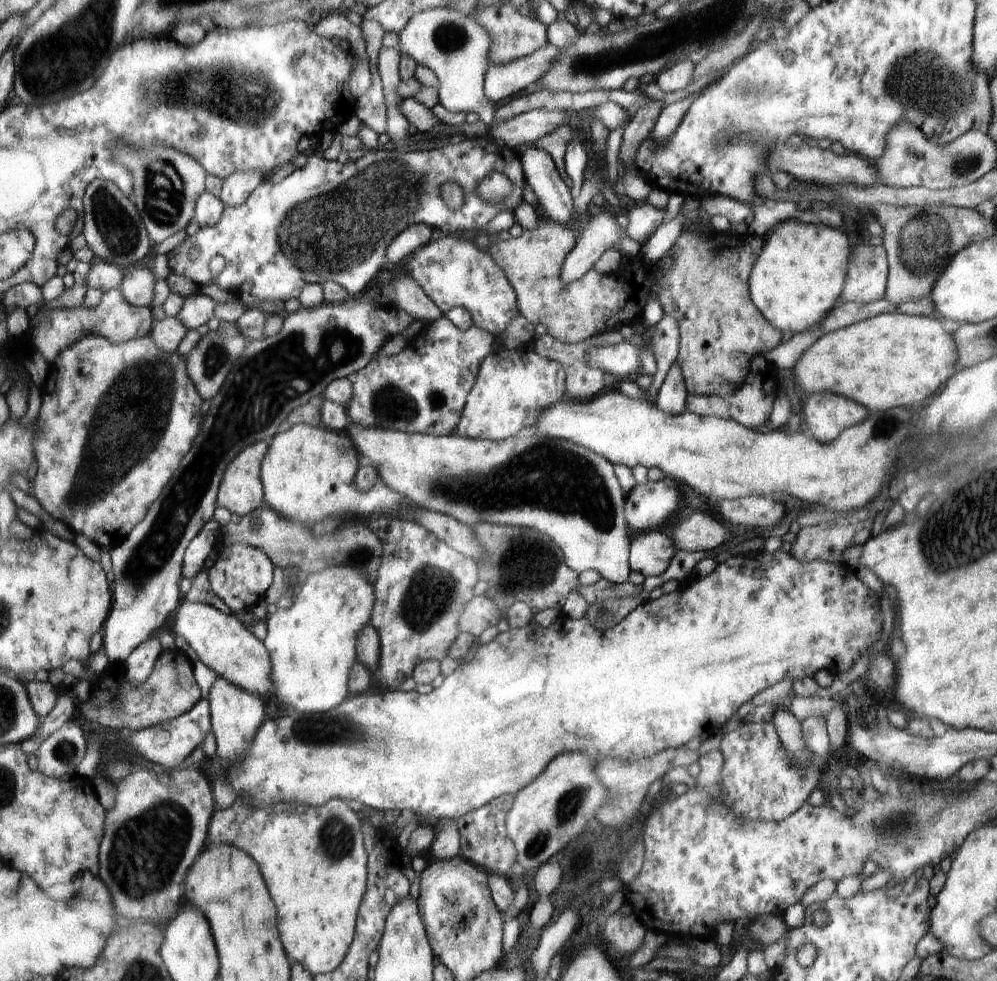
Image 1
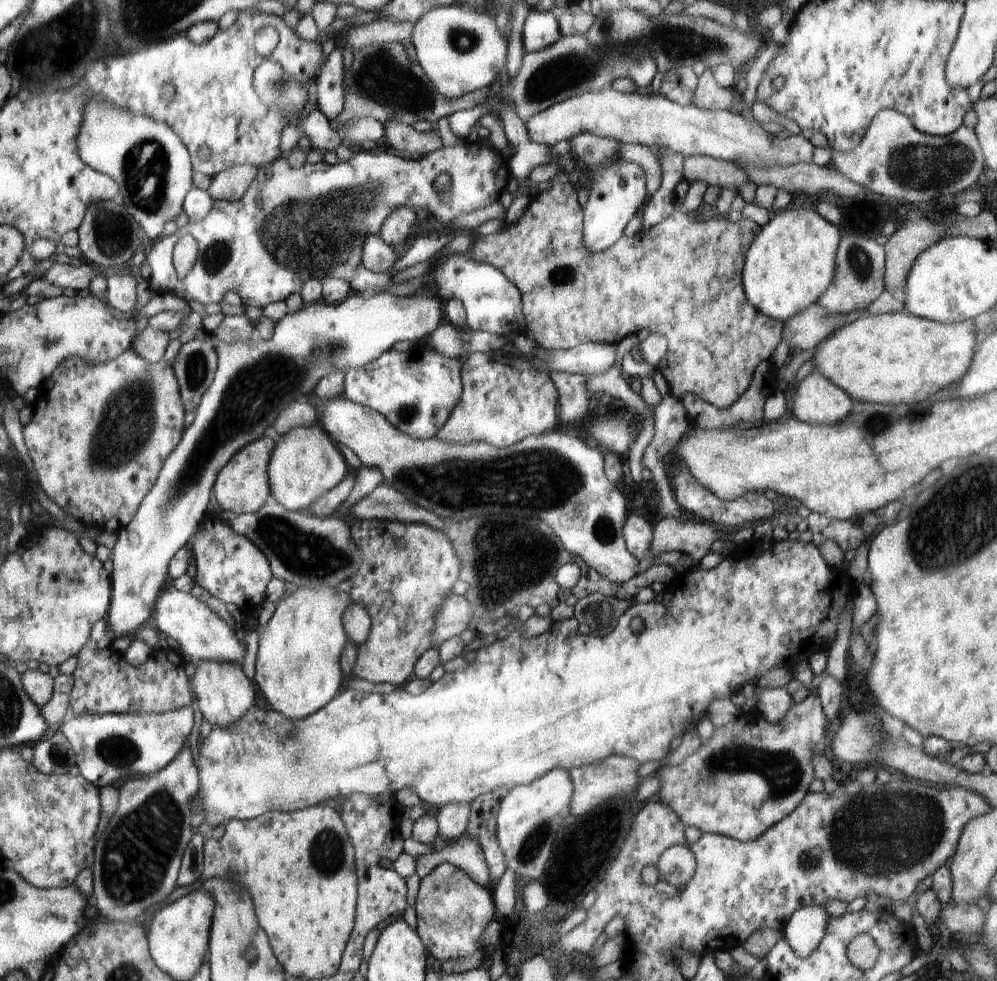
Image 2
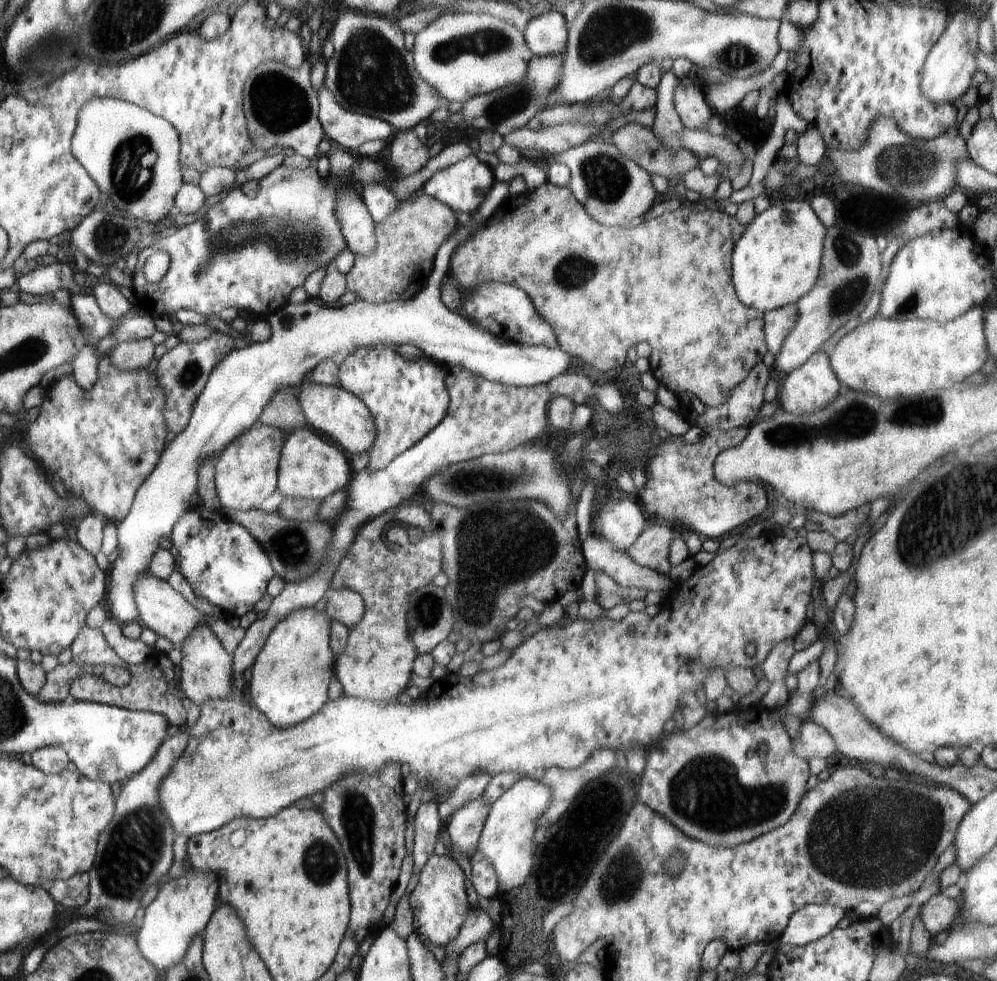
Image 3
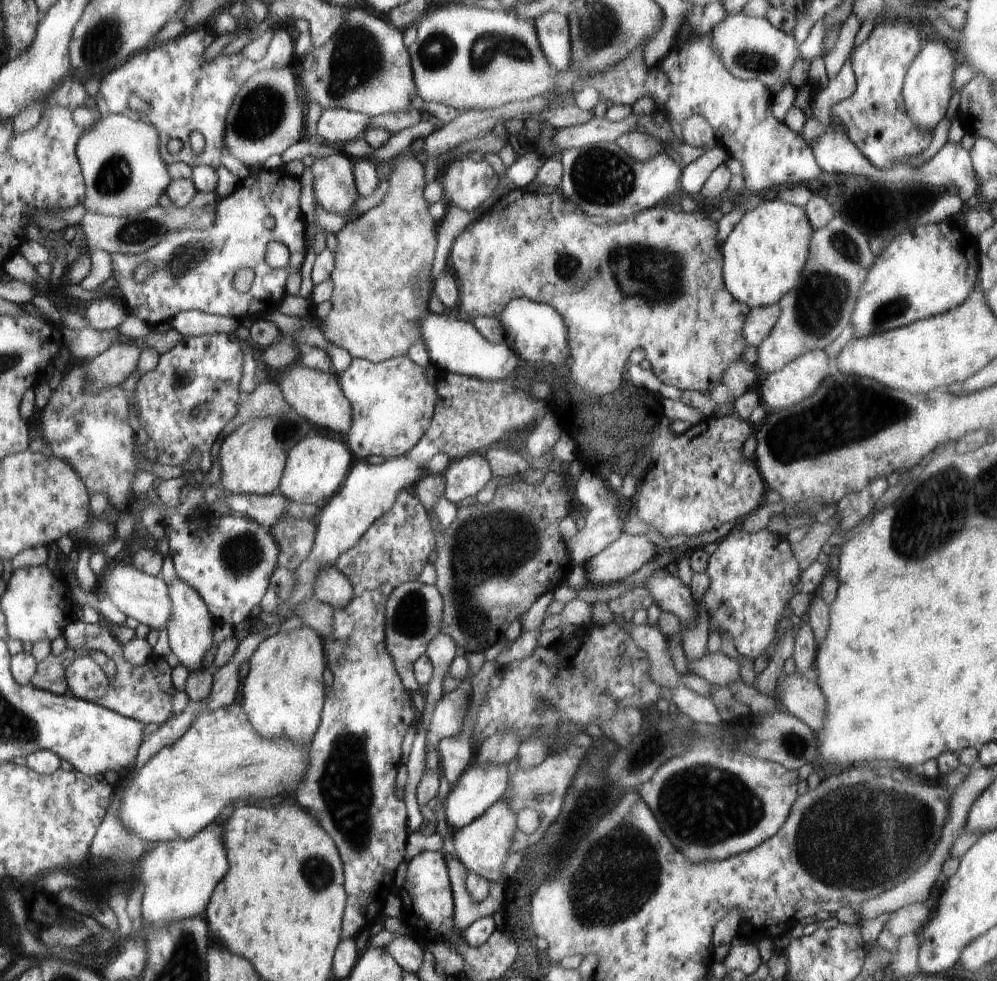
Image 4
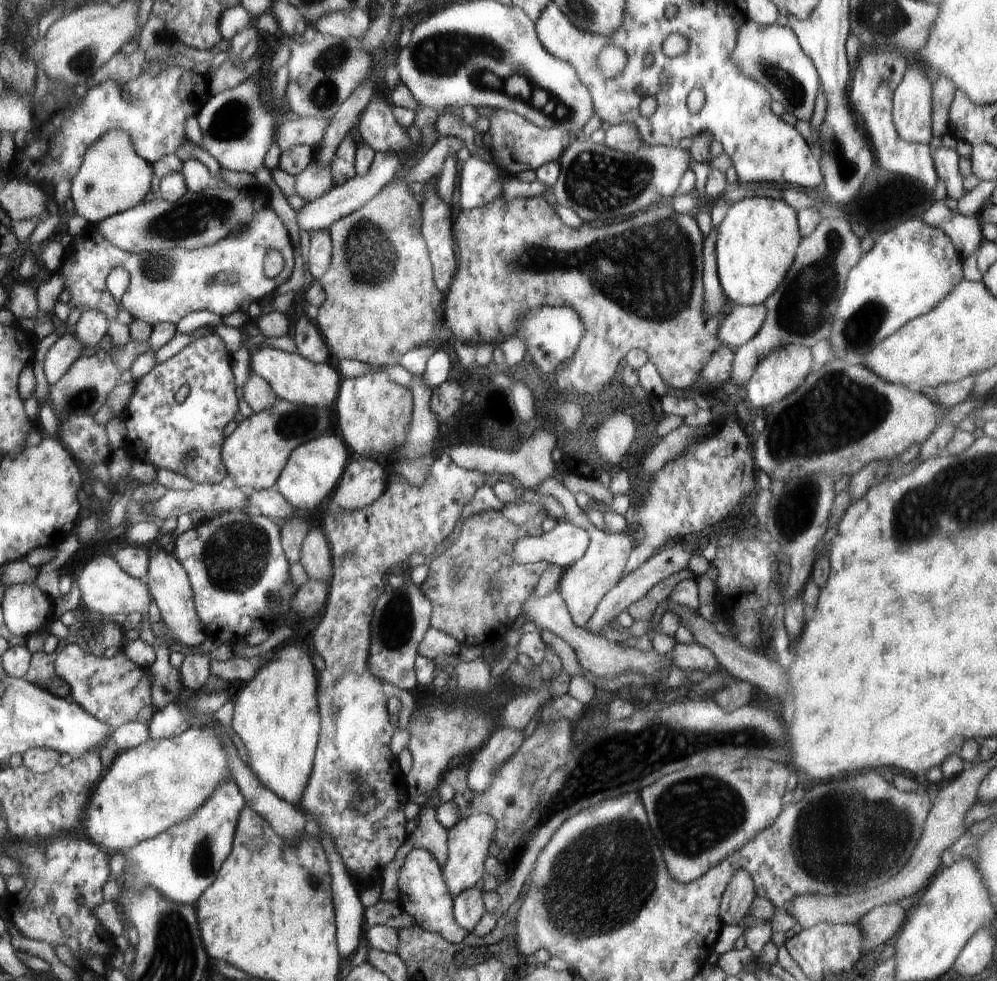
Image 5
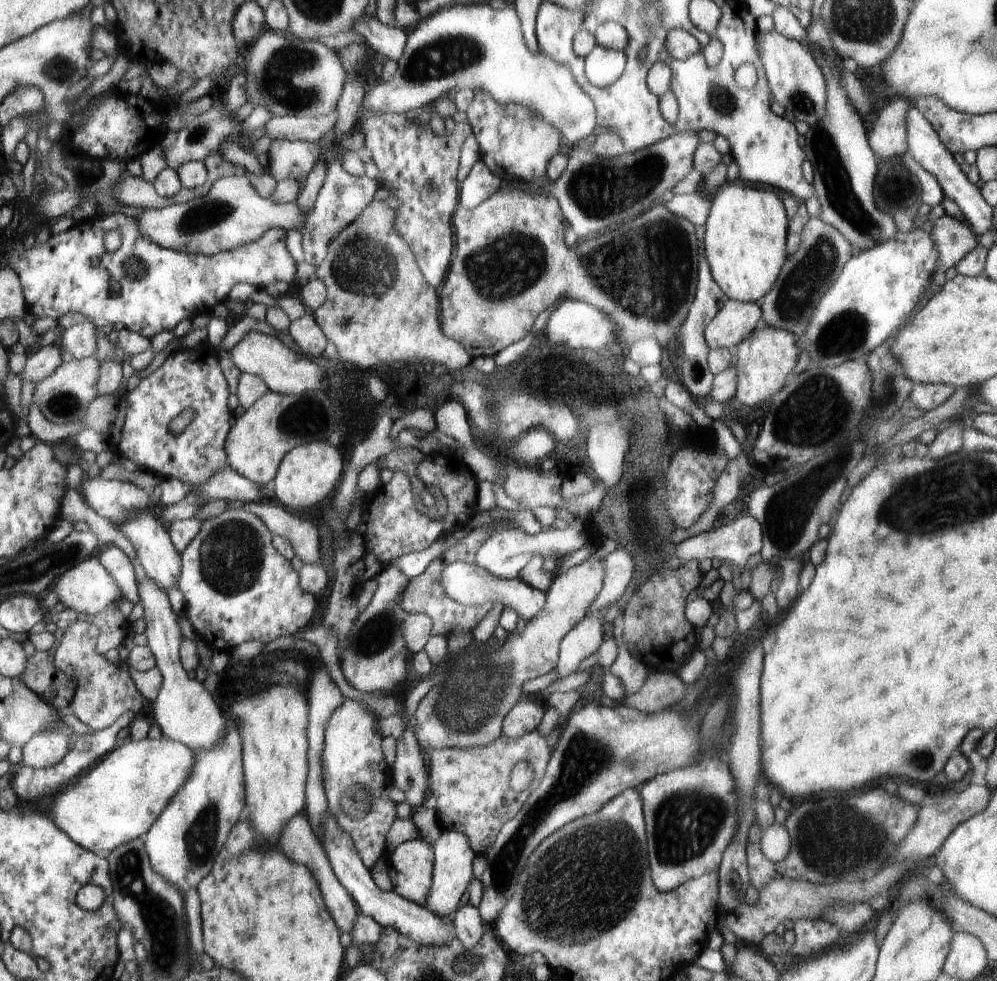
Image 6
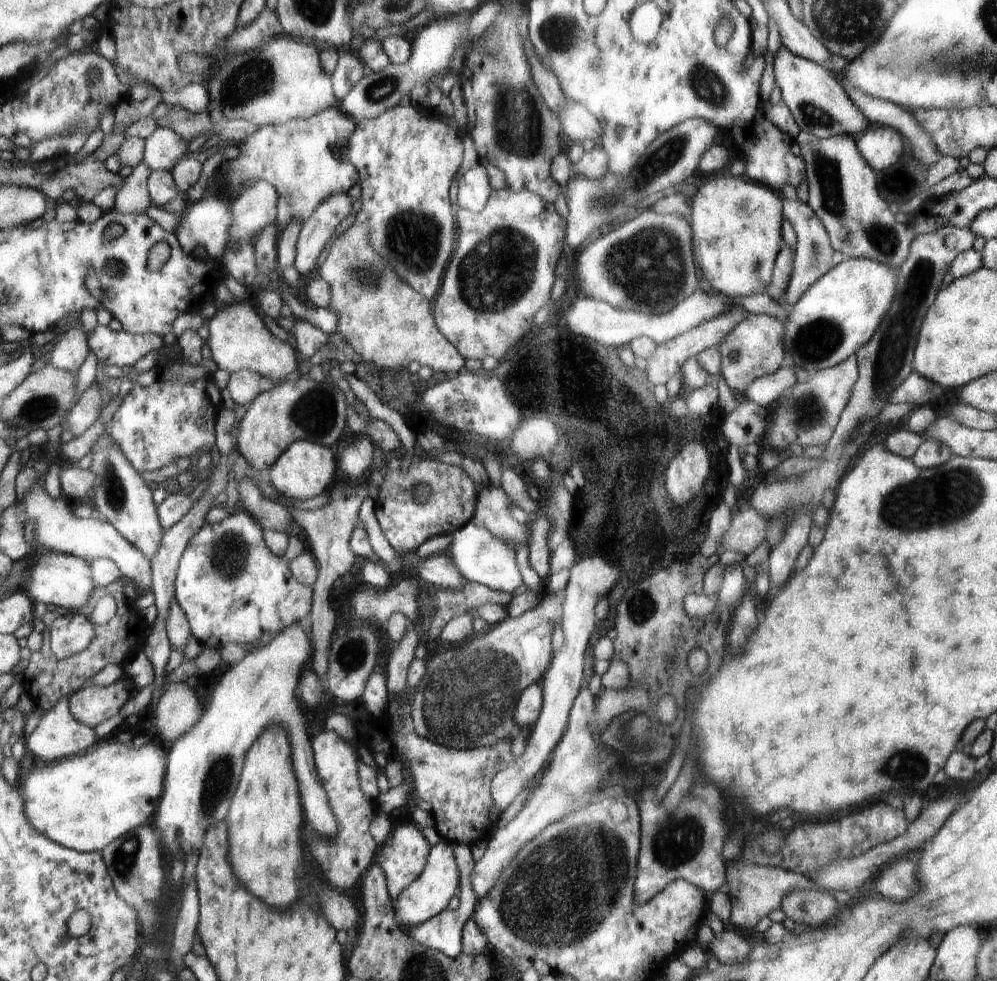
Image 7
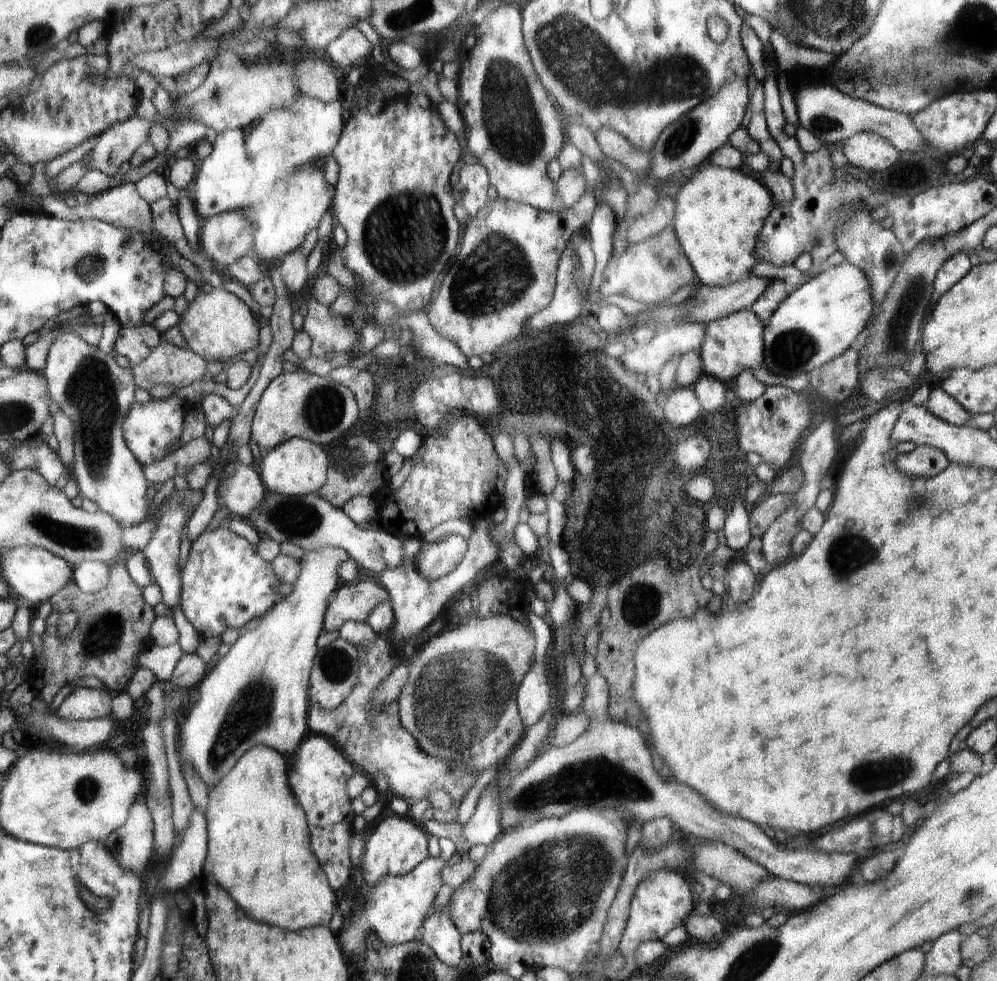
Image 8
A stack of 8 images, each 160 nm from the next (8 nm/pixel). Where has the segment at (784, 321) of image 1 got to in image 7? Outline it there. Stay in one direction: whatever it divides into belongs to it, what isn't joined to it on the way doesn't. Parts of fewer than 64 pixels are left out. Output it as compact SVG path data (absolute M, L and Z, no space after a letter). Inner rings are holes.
M726 175L710 176L708 182L701 186L691 200L691 218L693 232L693 250L700 263L708 289L720 292L730 298L752 296L768 291L774 276L776 254L782 244L782 202L780 198L766 188L766 185L754 184L746 177L727 177Z

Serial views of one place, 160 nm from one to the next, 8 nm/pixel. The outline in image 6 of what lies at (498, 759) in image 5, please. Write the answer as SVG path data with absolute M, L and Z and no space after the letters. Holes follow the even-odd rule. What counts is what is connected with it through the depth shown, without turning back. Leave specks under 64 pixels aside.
M533 696L529 700L521 697L503 722L502 737L515 741L530 731L536 731L547 708L542 700Z

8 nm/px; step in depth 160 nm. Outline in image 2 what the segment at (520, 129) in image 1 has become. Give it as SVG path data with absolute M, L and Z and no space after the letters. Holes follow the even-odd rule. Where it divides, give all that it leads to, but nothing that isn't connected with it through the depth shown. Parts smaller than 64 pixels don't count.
M612 86L602 90L588 90L551 108L534 114L525 124L528 138L538 144L553 146L558 142L570 140L576 134L592 134L596 137L614 138L620 143L638 145L666 146L676 154L688 156L710 156L726 162L742 162L748 166L764 164L812 163L814 146L807 136L798 132L788 138L778 138L764 130L763 126L752 120L744 120L741 114L726 110L702 110L698 106L680 106L667 100L661 93L642 94L637 89L632 94L616 92Z

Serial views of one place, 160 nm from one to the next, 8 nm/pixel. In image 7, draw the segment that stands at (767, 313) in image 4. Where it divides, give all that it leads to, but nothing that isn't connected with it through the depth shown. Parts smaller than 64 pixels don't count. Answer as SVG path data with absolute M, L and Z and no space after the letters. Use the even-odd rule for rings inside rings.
M734 305L731 309L726 309L722 314L704 321L696 328L690 329L688 332L669 340L666 344L658 345L656 351L648 359L648 375L654 386L666 384L669 378L672 378L681 370L682 364L691 356L697 356L698 353L713 346L720 346L722 341L733 331L746 313L747 311L742 306Z

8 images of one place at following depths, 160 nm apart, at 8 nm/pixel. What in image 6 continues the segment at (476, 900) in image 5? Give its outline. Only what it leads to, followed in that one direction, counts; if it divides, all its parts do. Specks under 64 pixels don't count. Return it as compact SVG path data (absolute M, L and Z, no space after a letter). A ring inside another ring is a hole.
M467 903L456 910L451 920L453 934L465 947L471 949L479 943L487 927L481 919L477 906Z

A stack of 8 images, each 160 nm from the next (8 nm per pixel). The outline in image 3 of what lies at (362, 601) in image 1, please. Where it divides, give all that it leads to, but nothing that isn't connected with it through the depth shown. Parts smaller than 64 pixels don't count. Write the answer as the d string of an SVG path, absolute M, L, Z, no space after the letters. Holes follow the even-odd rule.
M304 608L291 613L279 625L263 646L263 651L256 658L249 678L249 690L255 708L266 715L272 726L280 729L292 728L314 717L326 705L328 684L334 674L334 650L331 648L331 619L325 612L313 608Z

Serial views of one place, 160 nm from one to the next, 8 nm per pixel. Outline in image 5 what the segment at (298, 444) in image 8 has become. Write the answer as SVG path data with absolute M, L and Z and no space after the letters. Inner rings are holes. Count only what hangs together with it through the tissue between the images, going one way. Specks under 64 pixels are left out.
M324 435L305 442L292 452L290 460L284 465L282 476L274 487L293 508L314 508L324 502L336 488L348 460L346 446L336 436Z

